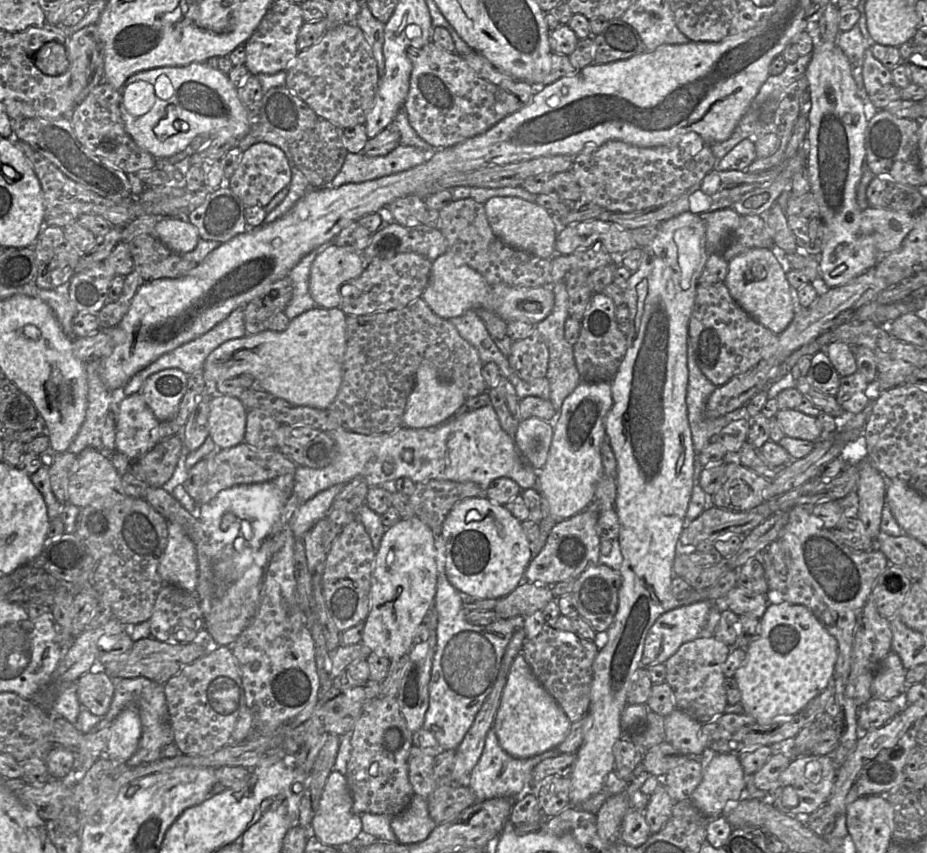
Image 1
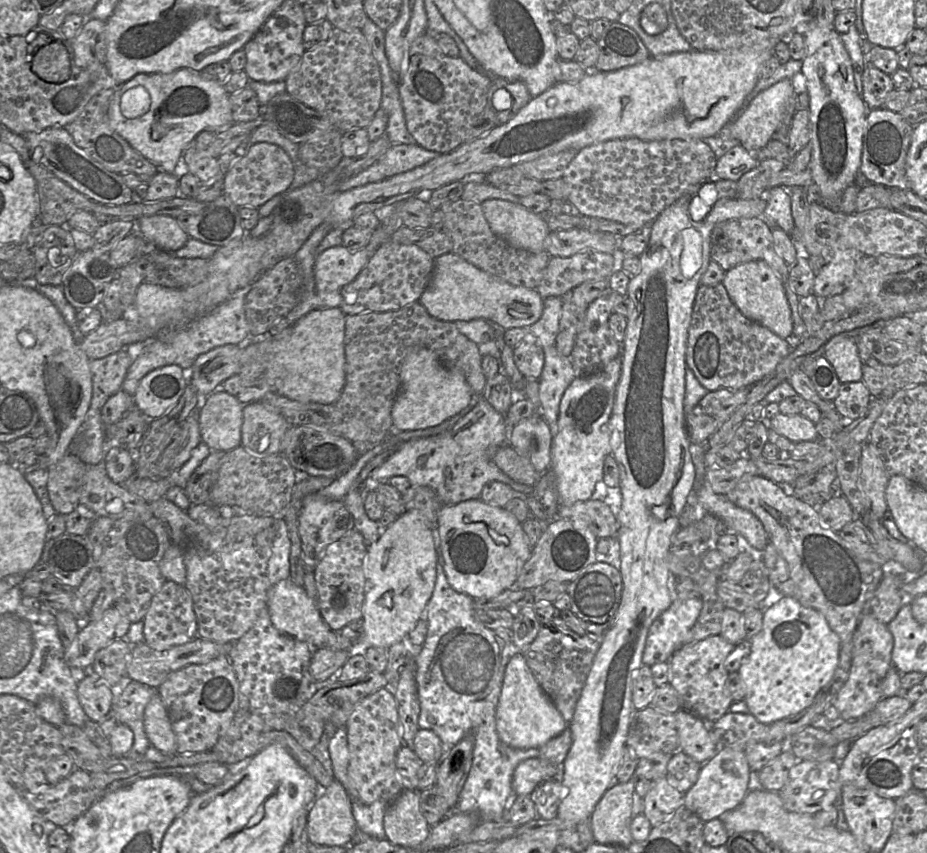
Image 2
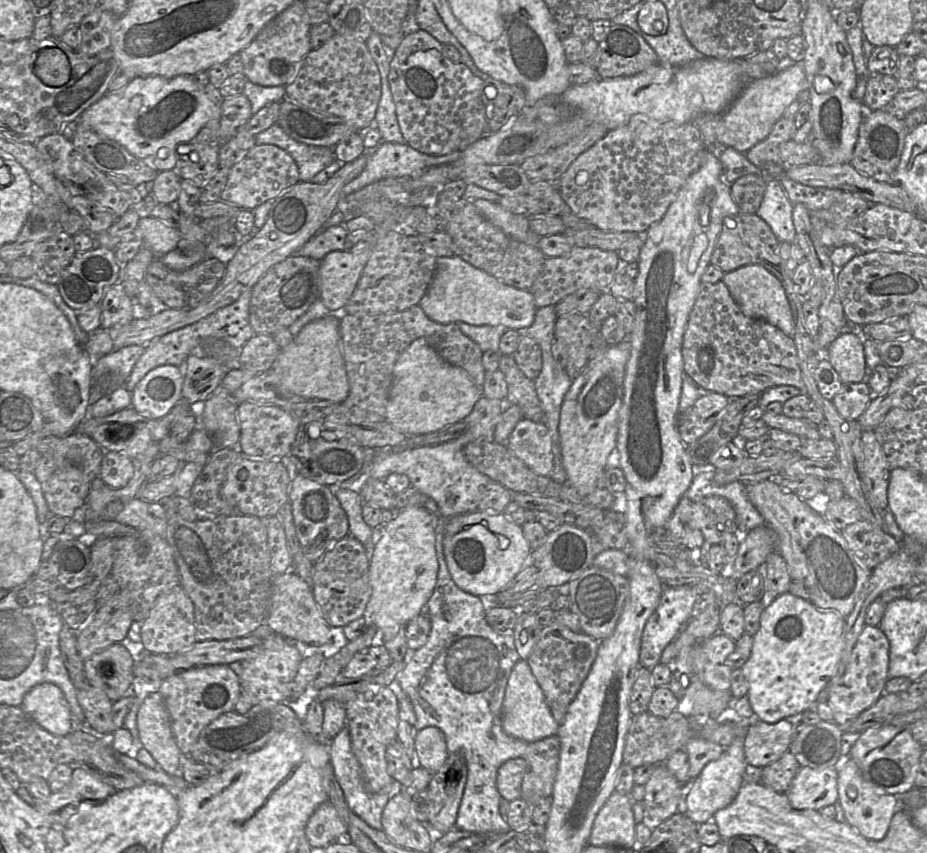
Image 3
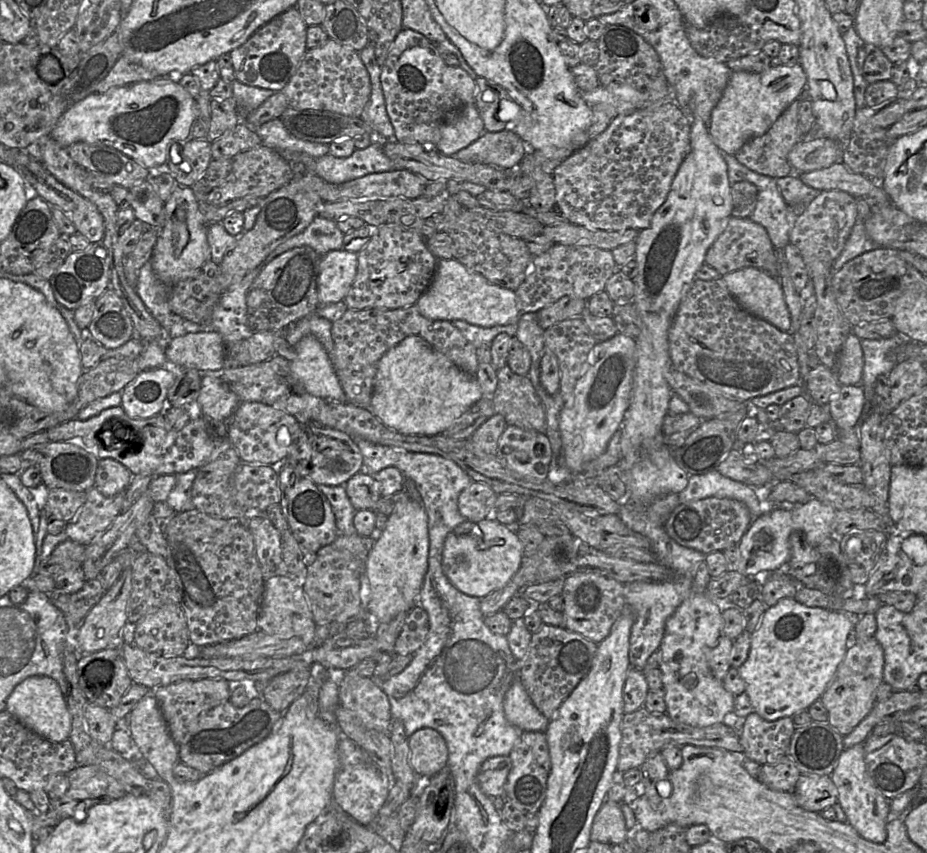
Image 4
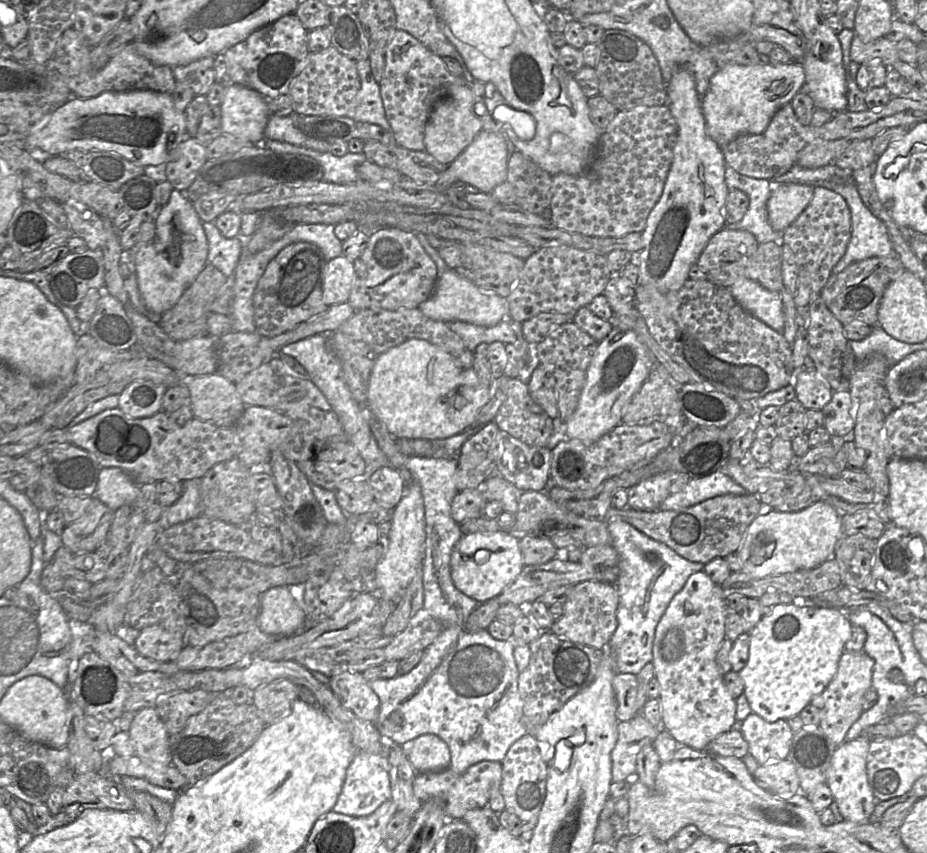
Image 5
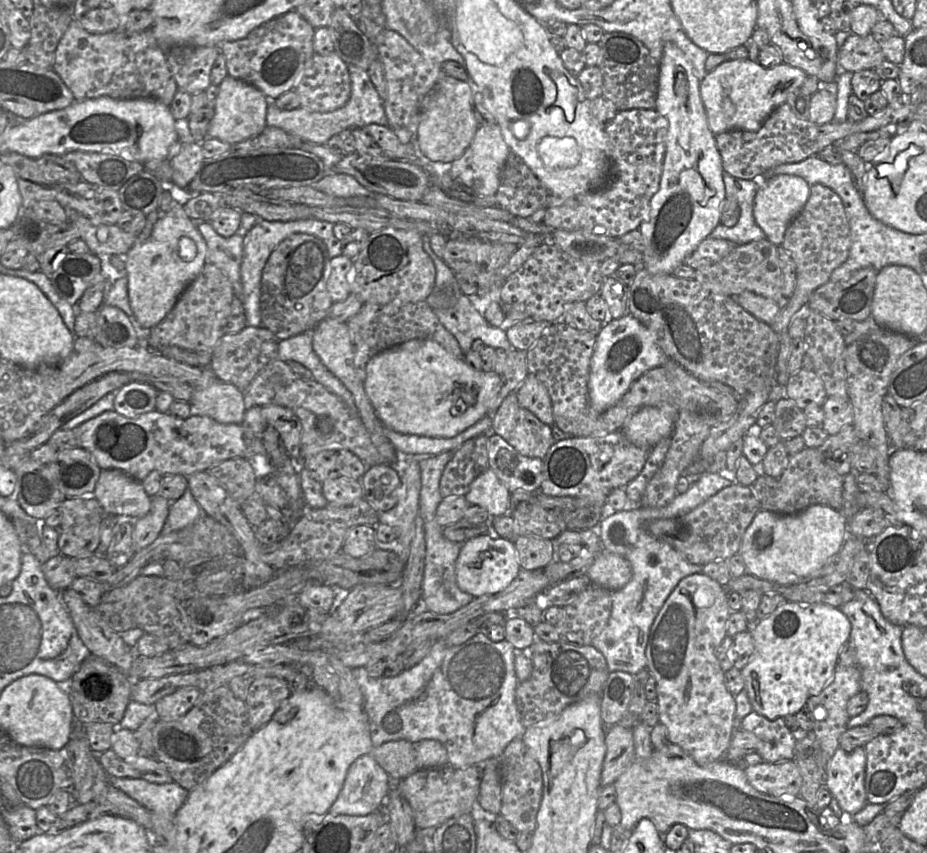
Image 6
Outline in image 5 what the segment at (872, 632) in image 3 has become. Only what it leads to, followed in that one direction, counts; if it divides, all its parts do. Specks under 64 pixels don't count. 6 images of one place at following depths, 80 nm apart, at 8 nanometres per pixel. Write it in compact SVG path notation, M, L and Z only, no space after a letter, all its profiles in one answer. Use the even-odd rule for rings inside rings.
M844 652L838 665L838 671L822 694L811 702L819 711L820 729L836 745L841 745L846 734L863 711L863 698L865 693L872 687L872 673L874 660L865 652Z

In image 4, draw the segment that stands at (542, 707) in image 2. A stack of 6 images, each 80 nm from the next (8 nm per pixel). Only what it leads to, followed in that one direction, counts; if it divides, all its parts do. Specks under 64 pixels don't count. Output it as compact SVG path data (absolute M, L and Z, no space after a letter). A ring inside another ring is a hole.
M517 676L505 694L504 713L507 721L523 732L545 732L550 722L533 704Z

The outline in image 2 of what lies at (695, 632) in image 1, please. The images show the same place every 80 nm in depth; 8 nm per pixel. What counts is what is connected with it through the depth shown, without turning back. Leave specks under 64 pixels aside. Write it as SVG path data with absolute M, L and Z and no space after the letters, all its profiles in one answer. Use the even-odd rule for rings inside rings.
M677 599L651 625L642 656L643 665L652 667L667 663L673 654L685 646L685 640L694 627L703 607L701 599Z

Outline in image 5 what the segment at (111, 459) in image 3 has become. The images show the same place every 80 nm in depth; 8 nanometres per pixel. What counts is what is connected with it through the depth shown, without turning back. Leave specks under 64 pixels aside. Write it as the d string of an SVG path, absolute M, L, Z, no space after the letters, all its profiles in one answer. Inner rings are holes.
M102 467L93 497L99 499L113 511L124 505L131 505L140 494L136 484L122 469Z

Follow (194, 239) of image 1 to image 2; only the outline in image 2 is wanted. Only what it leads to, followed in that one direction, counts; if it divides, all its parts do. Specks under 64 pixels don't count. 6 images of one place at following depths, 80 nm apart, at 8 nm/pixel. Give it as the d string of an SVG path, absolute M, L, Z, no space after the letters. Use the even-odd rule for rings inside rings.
M167 215L140 218L136 231L142 238L172 253L183 247L190 238L177 219Z

